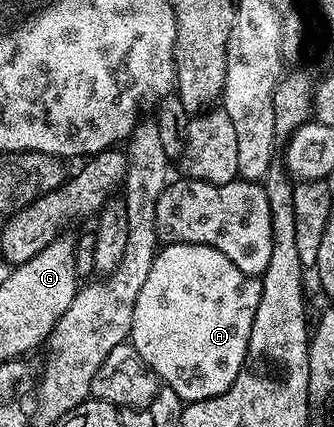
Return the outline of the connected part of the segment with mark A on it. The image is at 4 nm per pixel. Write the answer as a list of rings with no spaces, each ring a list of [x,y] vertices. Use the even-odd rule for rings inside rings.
[[[164,244],[152,259],[150,274],[146,274],[146,283],[142,290],[138,290],[138,302],[134,302],[134,318],[132,319],[132,334],[130,337],[131,351],[144,359],[148,367],[156,373],[157,377],[169,388],[174,390],[184,402],[205,400],[214,398],[218,394],[227,392],[228,387],[234,382],[234,378],[245,367],[248,355],[248,339],[250,338],[250,326],[254,326],[254,314],[258,310],[260,301],[260,280],[254,276],[247,276],[226,254],[214,250],[205,244]]]

